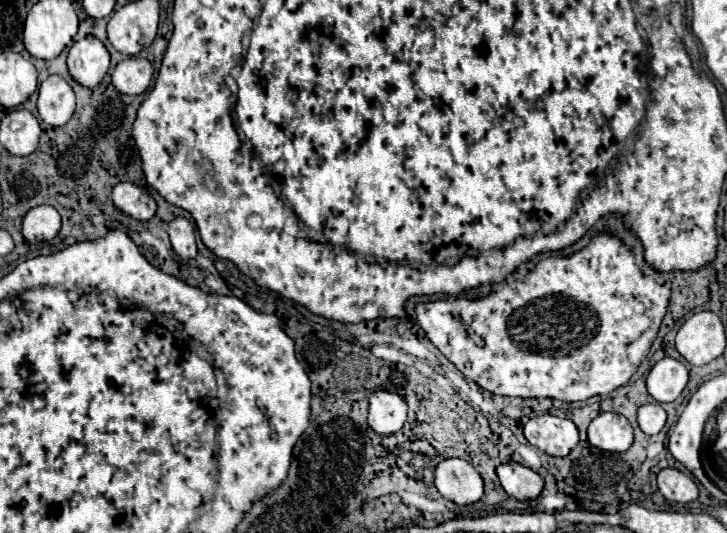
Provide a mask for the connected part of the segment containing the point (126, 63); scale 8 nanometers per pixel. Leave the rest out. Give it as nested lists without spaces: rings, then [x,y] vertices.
[[[126,57],[112,73],[112,85],[124,95],[140,95],[150,87],[154,69],[150,61],[140,57]]]

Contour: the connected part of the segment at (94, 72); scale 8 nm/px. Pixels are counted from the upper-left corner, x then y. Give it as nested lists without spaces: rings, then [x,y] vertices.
[[[92,35],[76,41],[68,51],[68,69],[76,83],[84,87],[96,87],[106,75],[110,55],[104,43]]]

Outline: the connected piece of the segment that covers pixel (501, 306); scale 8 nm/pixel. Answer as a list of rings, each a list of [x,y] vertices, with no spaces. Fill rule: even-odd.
[[[598,233],[590,245],[578,253],[572,253],[568,257],[548,257],[540,261],[528,275],[522,279],[512,281],[504,291],[490,293],[484,299],[464,299],[464,297],[450,297],[442,301],[432,301],[432,303],[420,303],[416,307],[416,317],[420,327],[426,331],[428,339],[440,349],[442,355],[446,355],[448,361],[452,361],[468,379],[476,381],[482,389],[494,393],[494,395],[510,395],[510,397],[550,397],[550,399],[560,399],[560,401],[584,401],[594,395],[606,395],[618,387],[622,387],[640,367],[640,363],[646,359],[652,341],[658,335],[662,317],[666,313],[670,299],[670,289],[654,283],[650,277],[644,277],[642,271],[636,267],[634,255],[630,255],[628,247],[618,241],[614,235],[608,233]]]

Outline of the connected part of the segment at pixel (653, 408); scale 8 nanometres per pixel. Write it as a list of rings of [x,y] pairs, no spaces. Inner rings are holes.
[[[642,405],[638,409],[638,425],[646,435],[658,435],[666,425],[666,411],[662,405]]]

